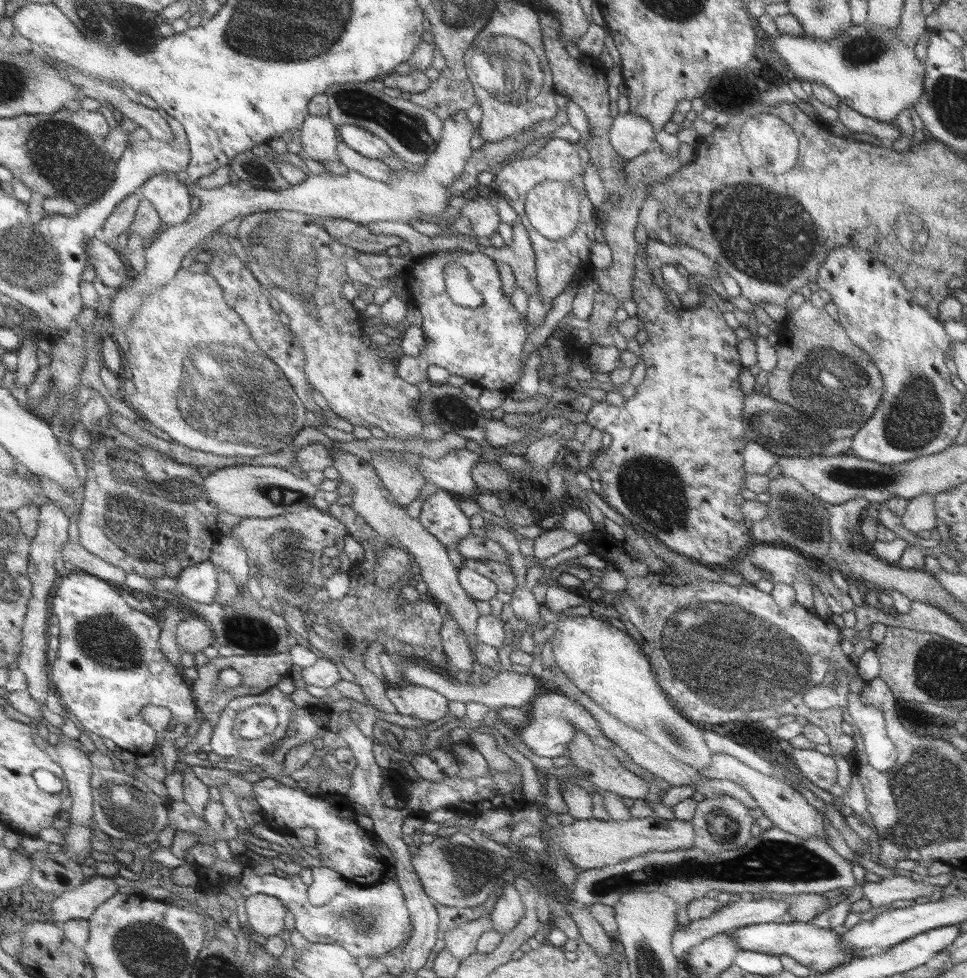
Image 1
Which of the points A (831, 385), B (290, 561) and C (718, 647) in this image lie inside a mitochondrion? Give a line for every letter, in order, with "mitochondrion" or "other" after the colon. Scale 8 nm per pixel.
A: mitochondrion
B: mitochondrion
C: mitochondrion

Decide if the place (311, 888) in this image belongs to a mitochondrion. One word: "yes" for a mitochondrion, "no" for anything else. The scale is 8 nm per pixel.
no

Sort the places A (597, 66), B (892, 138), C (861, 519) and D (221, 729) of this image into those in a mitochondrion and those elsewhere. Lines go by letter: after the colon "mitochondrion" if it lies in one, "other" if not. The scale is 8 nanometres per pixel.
A: other
B: other
C: other
D: other

